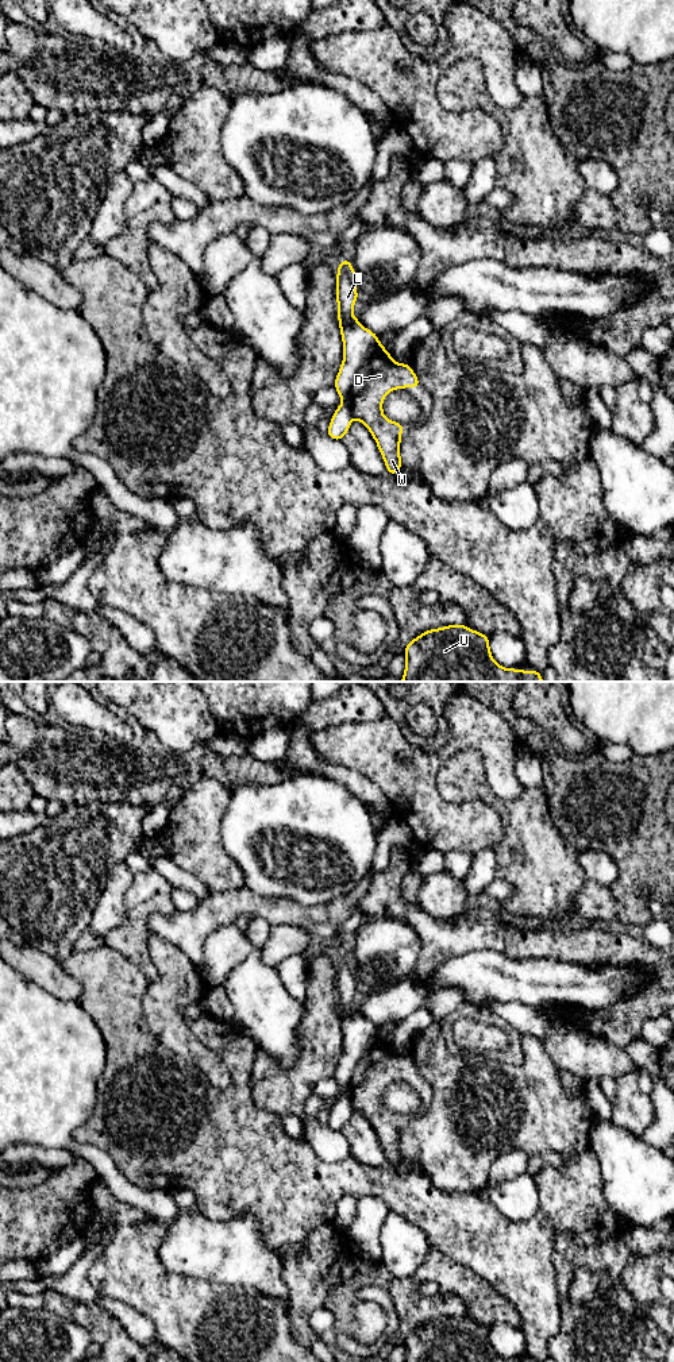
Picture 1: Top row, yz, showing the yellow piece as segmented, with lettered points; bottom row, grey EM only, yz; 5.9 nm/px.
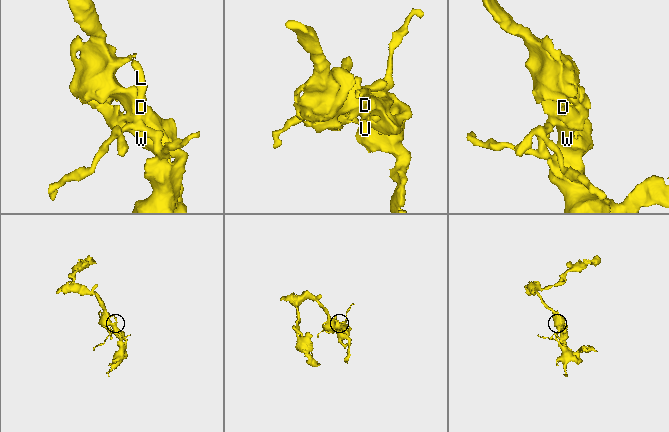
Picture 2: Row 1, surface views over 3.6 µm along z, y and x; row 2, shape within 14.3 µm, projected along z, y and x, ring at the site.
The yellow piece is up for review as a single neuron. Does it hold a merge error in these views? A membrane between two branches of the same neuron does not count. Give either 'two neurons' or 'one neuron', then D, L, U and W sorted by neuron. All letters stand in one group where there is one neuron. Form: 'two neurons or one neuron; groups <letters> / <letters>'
two neurons; groups D U W / L

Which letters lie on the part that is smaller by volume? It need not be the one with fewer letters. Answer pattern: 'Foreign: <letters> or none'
Foreign: L

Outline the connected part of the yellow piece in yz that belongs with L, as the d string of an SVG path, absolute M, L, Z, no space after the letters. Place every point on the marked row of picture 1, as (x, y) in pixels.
M347 258L338 265L336 275L338 324L343 340L343 363L334 386L344 404L336 408L327 431L327 435L334 440L342 440L350 429L353 420L350 406L351 383L361 366L373 355L378 344L378 336L370 329L348 324L353 317L354 302L358 300L355 281L357 275Z

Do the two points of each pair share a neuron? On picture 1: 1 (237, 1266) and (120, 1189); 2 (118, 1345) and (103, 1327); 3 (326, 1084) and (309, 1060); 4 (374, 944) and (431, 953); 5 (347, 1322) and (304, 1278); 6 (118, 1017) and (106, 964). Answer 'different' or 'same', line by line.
1: different
2: same
3: different
4: different
5: different
6: same

